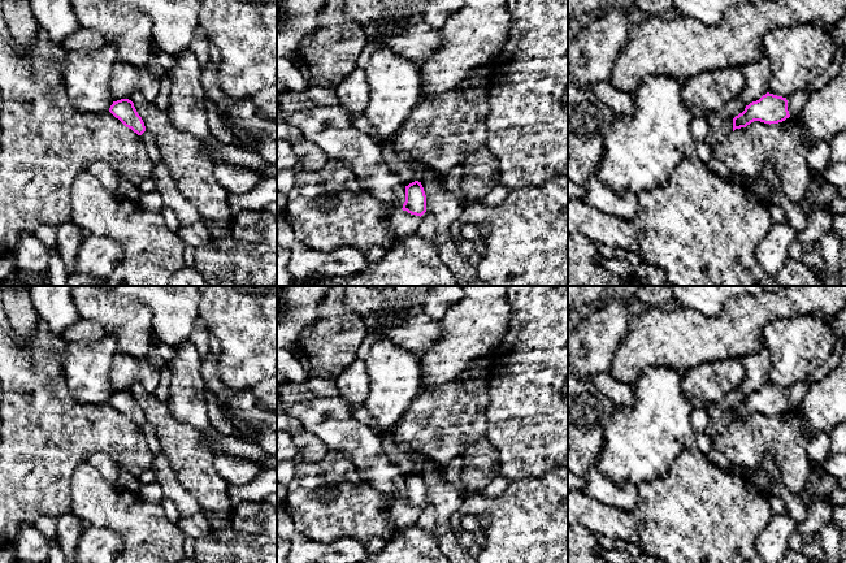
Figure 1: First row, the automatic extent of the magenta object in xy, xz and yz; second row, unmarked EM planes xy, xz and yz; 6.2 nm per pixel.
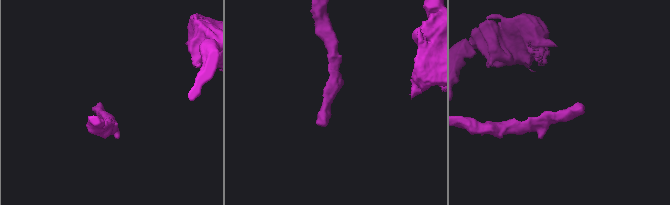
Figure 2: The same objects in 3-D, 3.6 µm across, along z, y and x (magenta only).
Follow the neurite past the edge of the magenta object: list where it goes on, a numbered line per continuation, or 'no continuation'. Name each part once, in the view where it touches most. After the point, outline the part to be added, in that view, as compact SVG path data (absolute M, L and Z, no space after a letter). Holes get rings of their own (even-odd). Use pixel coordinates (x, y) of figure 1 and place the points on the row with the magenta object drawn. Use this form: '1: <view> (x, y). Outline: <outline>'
1: xz (403, 224). Outline: M396 209L390 217L392 241L398 243L403 238L416 234L421 217L411 215L407 211Z

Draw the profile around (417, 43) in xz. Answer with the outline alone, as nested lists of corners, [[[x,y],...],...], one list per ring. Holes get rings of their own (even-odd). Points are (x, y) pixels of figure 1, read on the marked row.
[[[422,21],[413,25],[405,33],[387,38],[382,46],[420,65],[439,49],[442,43],[443,38],[439,30],[431,29]]]

